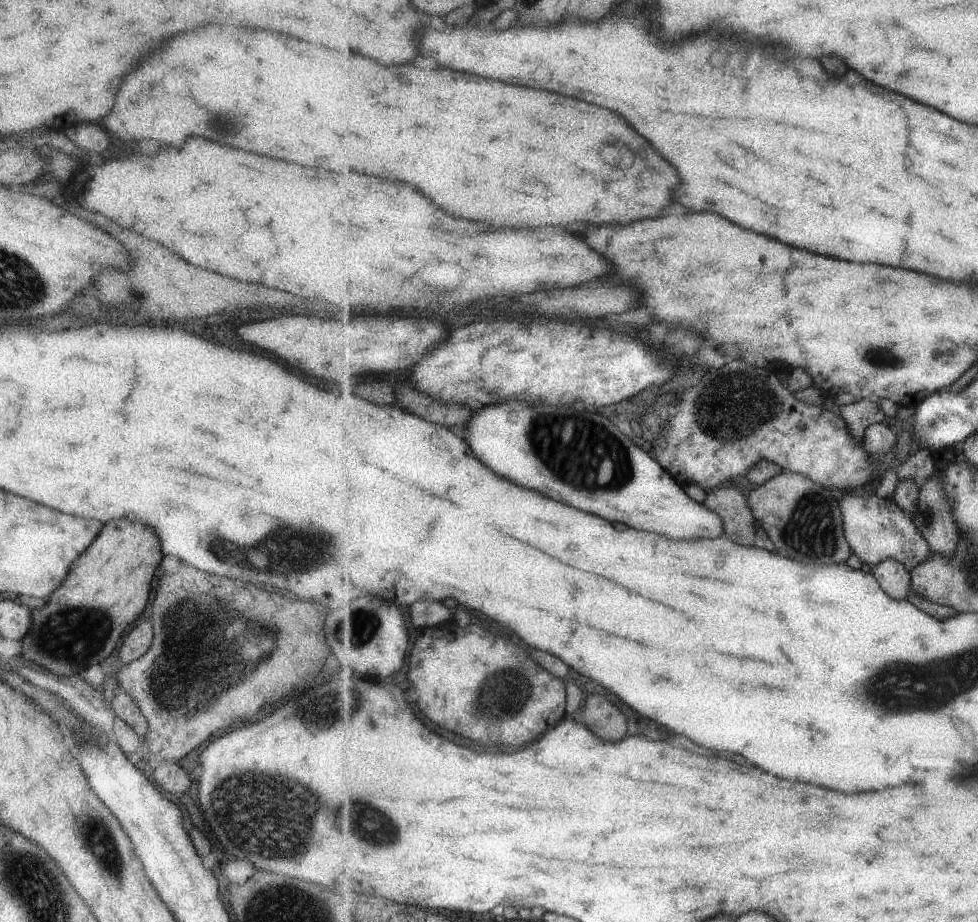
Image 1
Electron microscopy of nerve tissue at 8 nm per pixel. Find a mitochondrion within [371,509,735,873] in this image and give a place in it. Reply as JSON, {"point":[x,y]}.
{"point":[513,684]}

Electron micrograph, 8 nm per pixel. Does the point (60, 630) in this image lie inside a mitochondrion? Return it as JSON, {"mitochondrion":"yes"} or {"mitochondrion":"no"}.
{"mitochondrion":"yes"}

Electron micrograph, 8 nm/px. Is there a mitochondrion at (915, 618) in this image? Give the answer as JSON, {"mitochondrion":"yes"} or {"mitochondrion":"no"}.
{"mitochondrion":"no"}

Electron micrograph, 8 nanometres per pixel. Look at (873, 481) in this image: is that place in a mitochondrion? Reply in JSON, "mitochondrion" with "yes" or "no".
{"mitochondrion":"no"}

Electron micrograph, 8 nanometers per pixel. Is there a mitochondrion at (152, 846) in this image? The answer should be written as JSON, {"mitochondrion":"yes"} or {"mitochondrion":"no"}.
{"mitochondrion":"no"}

